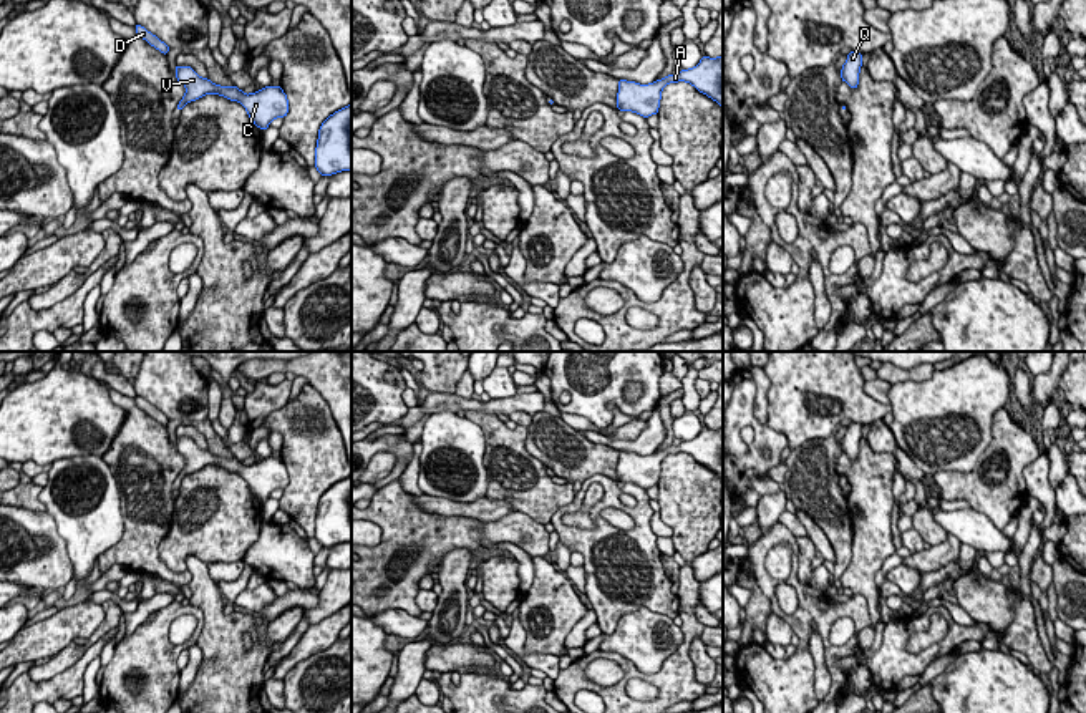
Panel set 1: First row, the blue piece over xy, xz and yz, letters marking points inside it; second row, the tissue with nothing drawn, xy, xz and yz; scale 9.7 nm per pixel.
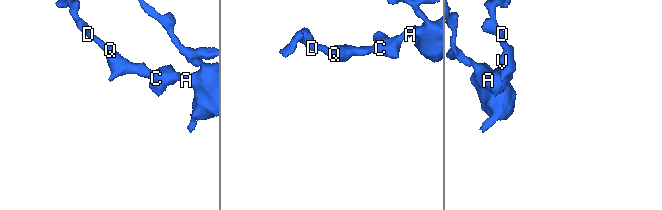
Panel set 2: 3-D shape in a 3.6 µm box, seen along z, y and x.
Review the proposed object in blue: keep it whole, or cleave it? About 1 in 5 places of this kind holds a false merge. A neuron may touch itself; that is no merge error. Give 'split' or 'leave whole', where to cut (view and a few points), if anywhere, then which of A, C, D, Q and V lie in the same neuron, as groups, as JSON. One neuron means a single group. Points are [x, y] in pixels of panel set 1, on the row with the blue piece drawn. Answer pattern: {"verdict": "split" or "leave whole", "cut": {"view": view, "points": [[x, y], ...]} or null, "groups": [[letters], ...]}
{"verdict": "leave whole", "cut": null, "groups": [["A", "C", "D", "Q", "V"]]}

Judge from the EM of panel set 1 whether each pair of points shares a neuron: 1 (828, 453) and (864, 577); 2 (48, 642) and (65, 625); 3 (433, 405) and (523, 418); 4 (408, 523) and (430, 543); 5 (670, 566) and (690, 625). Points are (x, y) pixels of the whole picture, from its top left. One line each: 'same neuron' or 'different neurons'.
1: different neurons
2: same neuron
3: different neurons
4: same neuron
5: different neurons

